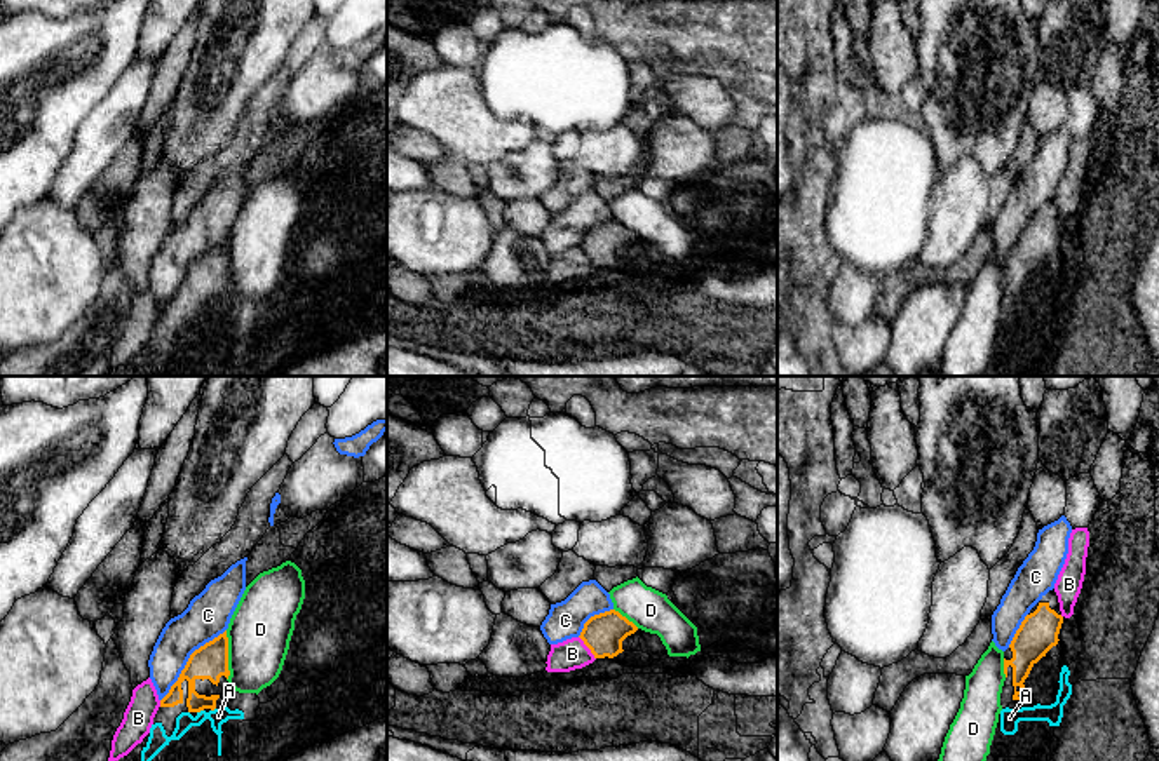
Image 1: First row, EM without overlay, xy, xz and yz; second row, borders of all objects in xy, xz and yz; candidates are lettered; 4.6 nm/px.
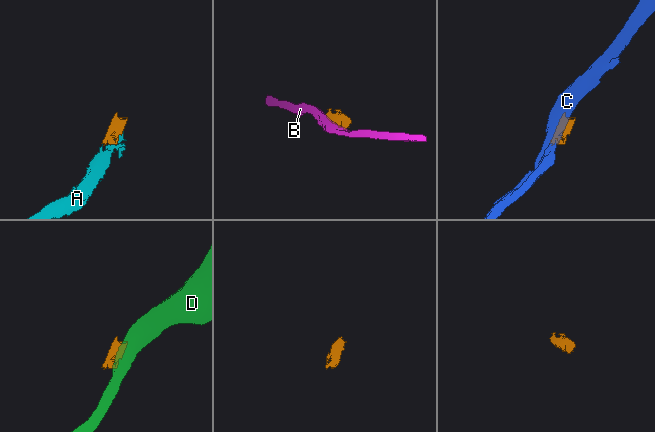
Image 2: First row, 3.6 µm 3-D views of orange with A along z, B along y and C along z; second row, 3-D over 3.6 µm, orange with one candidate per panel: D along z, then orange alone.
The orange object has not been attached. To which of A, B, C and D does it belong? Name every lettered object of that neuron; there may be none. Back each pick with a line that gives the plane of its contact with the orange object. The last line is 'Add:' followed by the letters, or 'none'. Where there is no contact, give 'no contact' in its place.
A: contact in xy
Add: A

